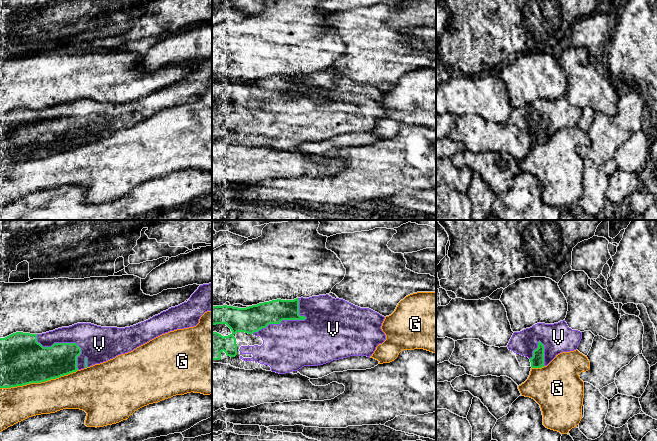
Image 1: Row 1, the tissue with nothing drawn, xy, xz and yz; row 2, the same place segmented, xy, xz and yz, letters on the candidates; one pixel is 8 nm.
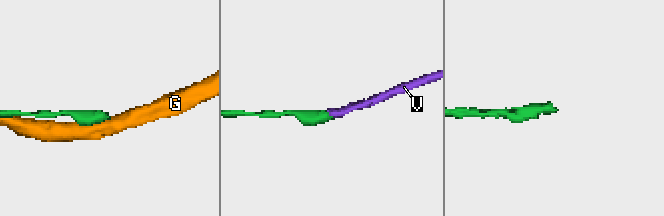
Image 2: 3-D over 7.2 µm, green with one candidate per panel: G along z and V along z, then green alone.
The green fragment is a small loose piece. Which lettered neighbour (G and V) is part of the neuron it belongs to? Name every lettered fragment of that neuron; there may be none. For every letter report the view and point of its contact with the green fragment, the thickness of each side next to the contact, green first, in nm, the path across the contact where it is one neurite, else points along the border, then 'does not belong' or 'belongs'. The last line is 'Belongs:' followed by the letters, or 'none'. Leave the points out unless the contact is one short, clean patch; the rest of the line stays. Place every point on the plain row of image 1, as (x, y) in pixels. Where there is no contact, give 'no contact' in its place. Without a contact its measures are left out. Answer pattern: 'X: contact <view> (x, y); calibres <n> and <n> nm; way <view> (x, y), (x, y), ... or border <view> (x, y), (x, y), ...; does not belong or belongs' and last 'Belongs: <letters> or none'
G: contact xy (38, 158); calibres 380 and 280 nm; does not belong
V: contact xz (290, 95); calibres 200 and 400 nm; belongs
Belongs: V

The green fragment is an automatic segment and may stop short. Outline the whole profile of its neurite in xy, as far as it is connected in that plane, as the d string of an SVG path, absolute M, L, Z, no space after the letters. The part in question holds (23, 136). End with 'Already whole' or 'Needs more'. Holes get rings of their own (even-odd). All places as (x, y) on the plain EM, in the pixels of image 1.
M209 59L200 61L187 78L130 103L101 103L91 99L77 99L42 110L13 109L0 114L0 164L41 159L106 138L131 128L162 110L194 103L199 99L200 93L211 86L212 59Z. Needs more

